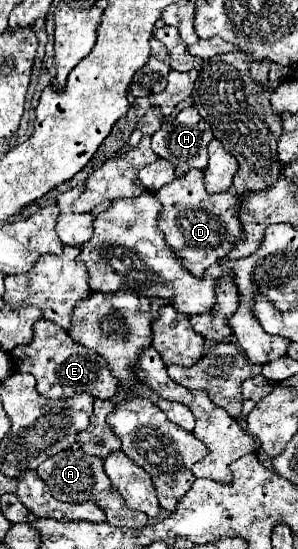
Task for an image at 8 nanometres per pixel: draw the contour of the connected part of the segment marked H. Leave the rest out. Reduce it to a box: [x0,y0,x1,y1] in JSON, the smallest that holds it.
[151,106,213,178]

